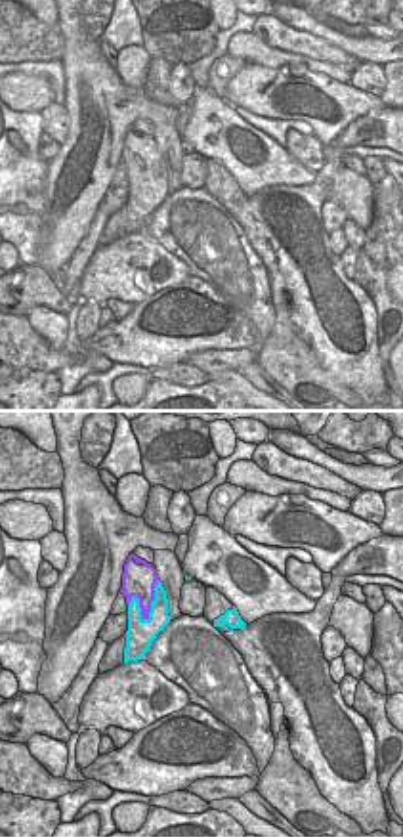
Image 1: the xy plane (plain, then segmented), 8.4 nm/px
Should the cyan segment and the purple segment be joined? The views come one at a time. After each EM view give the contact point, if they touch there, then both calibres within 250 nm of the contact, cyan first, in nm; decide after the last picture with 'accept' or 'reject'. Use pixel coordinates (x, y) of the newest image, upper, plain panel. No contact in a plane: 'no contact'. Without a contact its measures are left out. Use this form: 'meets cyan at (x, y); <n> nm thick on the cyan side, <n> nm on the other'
meets cyan at (153, 172); 190 nm thick on the cyan side, 280 nm on the other

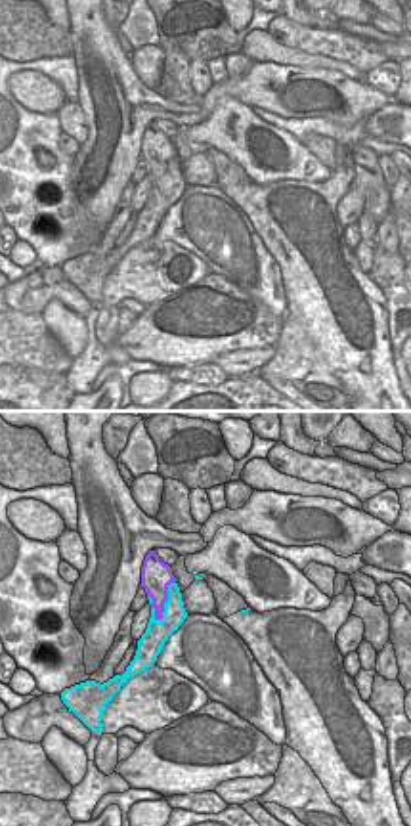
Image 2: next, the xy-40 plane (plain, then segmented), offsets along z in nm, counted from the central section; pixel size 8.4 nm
meets cyan at (167, 173); 190 nm thick on the cyan side, 260 nm on the other

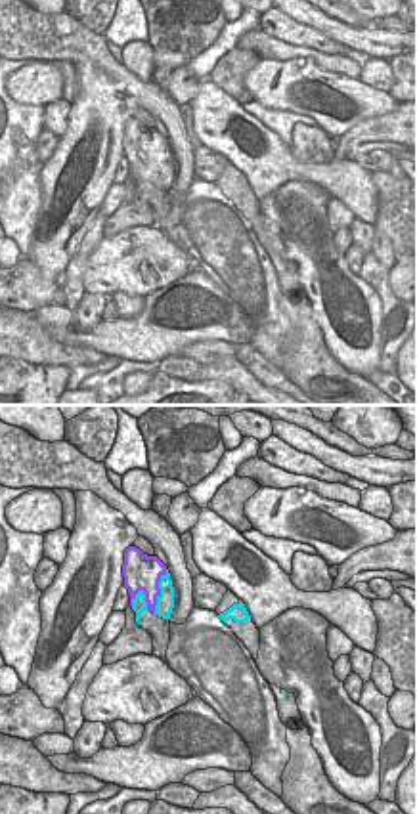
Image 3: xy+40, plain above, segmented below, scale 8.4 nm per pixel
meets cyan at (161, 165); 160 nm thick on the cyan side, 300 nm on the other

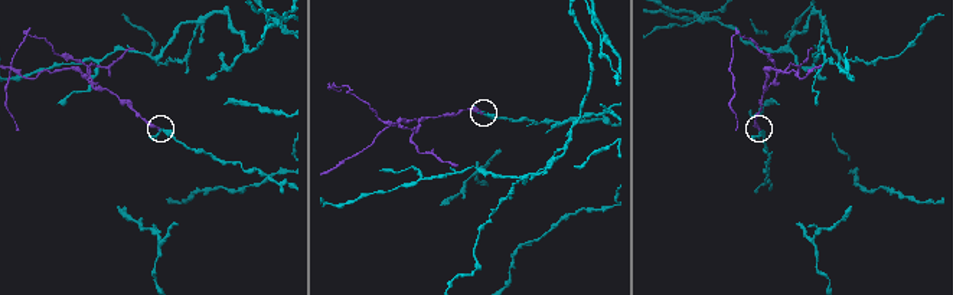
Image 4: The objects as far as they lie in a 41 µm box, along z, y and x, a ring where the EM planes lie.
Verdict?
reject

